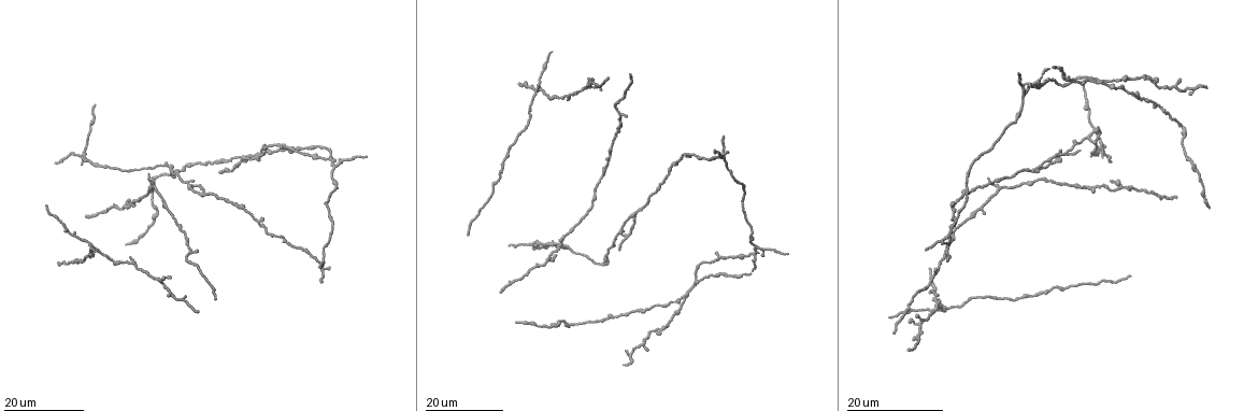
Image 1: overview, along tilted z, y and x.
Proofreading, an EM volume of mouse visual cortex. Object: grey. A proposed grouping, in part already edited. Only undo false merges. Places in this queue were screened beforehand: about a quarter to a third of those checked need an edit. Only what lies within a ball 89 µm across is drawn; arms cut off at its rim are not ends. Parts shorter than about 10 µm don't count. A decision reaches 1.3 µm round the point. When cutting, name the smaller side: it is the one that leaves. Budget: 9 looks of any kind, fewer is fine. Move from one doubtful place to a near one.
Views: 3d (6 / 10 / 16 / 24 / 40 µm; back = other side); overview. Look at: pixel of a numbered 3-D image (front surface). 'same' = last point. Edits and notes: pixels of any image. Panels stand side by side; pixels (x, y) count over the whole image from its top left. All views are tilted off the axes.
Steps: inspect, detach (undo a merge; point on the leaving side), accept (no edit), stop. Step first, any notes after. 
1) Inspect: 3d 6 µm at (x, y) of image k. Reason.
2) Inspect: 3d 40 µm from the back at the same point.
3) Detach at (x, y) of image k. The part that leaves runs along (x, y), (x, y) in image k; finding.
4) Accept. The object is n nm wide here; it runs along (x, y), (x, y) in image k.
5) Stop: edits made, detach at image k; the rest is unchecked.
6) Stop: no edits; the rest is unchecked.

Inspect: 3d 16 µm at (610, 245) of image 1. Three-way junction.

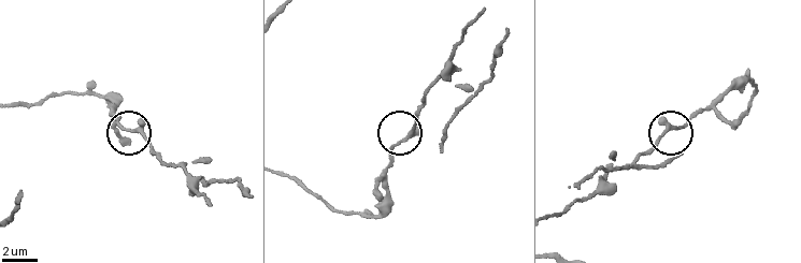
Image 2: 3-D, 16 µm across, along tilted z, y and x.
Inspect: 3d 10 µm at (675, 127) of image 2.

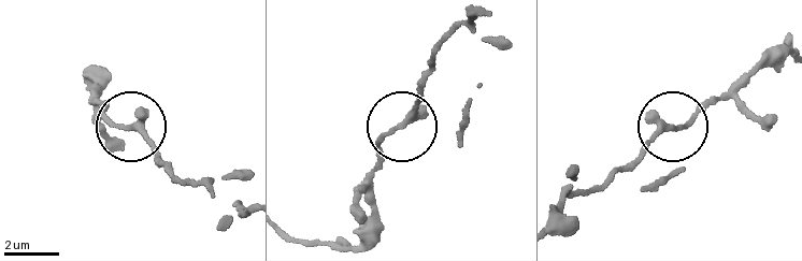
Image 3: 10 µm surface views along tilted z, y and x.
Accept. 3 arms meet here; it runs along (396, 126), (382, 143), (371, 183) in image 3; one neuron here.

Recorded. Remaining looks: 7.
Inspect: 3d 24 µm at (260, 154) of image 1. Branch point.

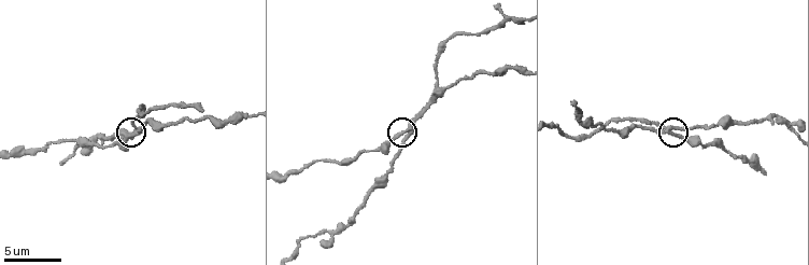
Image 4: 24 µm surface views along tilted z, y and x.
Inspect: 3d 6 µm at (397, 135) of image 4.

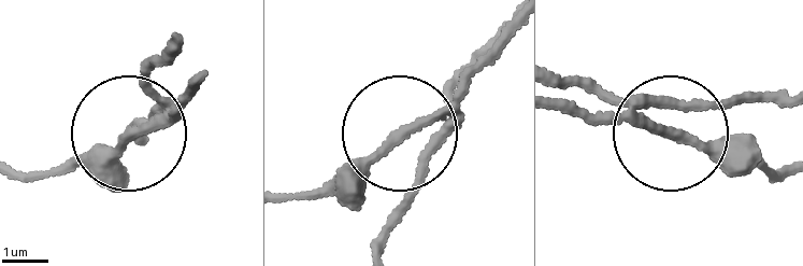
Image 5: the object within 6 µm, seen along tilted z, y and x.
Accept. 3 arms meet here; continuous, no second neuron.

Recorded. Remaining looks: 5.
Inspect: 3d 24 µm at (259, 221) of image 1. Calibre changes.

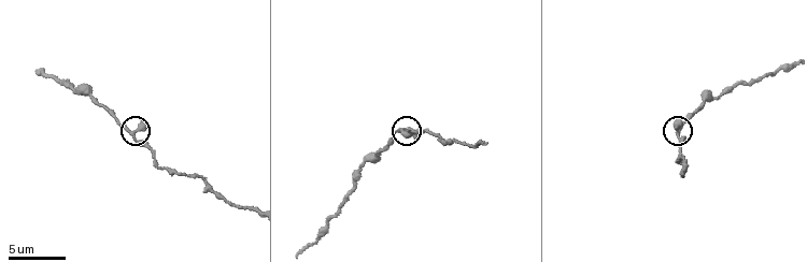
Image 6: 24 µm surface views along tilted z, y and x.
Inspect: 3d 10 µm at (129, 130) of image 6.

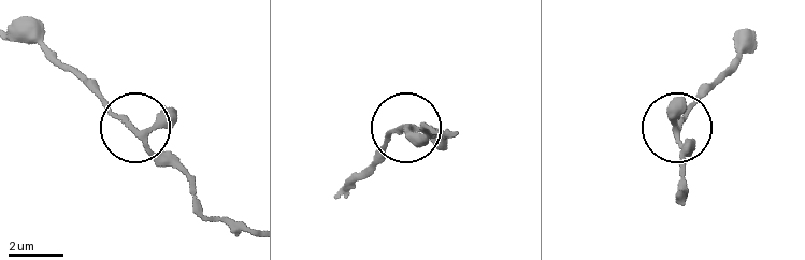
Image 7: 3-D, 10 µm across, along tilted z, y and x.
Accept. 3 arms meet here; one neuron here.

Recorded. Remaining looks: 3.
Inspect: 3d 16 µm at (935, 300) of image 1. A fork.

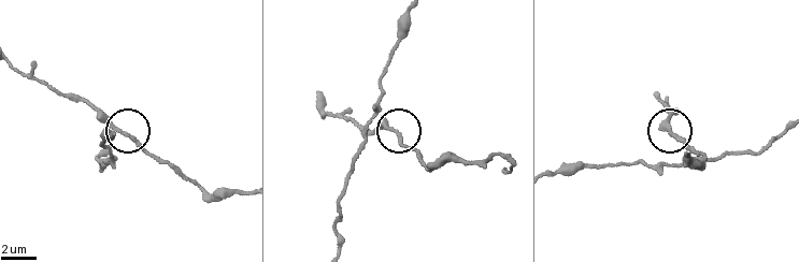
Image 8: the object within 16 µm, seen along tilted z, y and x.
Inspect: 3d 10 µm at (119, 133) of image 8.

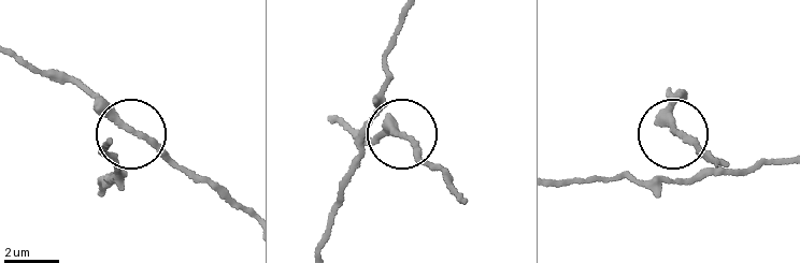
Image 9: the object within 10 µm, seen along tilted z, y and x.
Accept. It runs along (463, 196), (426, 165), (404, 135), (372, 139) in image 9; all the same neuron.

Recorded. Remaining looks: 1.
Inspect: 3d 10 µm at (324, 232) of image 4. Side arm on a straight run.

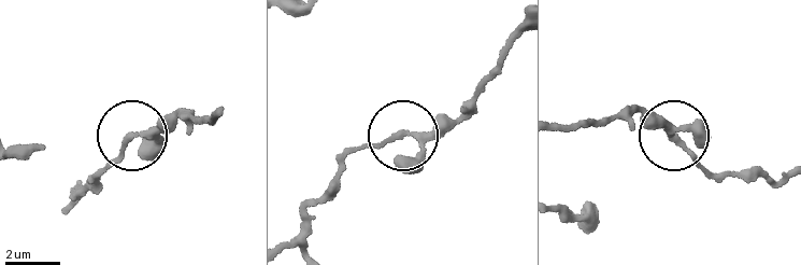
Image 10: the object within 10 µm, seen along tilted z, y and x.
Accept. 3 arms meet here; it runs along (562, 129), (641, 114), (714, 180) in image 10; continuous, no second neuron.

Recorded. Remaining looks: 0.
Stop: no edits; the rest is unchecked.

